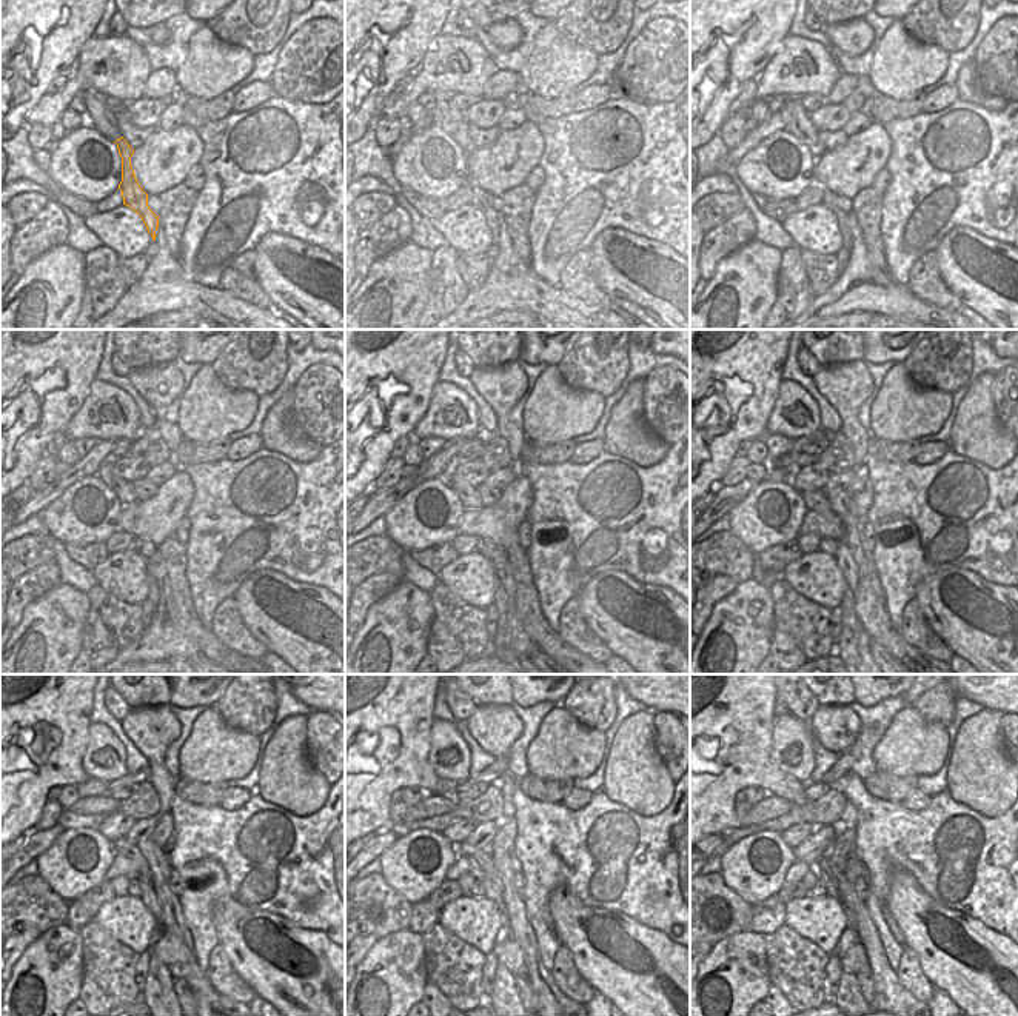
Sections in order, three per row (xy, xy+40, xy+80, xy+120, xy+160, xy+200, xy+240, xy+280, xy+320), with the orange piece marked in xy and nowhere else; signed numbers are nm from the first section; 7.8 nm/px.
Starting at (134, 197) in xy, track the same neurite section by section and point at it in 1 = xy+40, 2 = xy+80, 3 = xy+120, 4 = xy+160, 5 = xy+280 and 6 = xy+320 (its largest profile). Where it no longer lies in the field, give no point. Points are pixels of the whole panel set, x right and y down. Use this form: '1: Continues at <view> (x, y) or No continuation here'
1: Continues at xy+40 (481, 199)
2: Continues at xy+80 (843, 219)
3: Continues at xy+120 (153, 596)
4: Continues at xy+160 (499, 598)
5: Continues at xy+280 (504, 987)
6: Continues at xy+320 (847, 987)

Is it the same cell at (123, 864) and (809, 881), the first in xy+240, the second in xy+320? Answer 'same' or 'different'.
different

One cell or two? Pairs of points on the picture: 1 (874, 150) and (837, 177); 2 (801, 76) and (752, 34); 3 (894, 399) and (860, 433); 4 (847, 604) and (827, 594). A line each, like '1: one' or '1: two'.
1: one
2: two
3: two
4: two

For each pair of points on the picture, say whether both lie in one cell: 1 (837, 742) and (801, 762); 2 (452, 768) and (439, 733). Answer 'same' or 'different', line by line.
1: different
2: same

